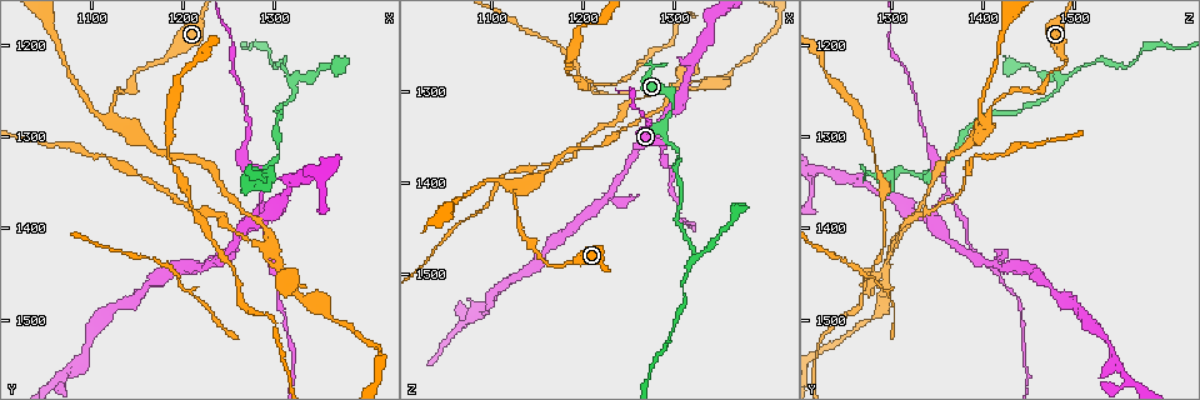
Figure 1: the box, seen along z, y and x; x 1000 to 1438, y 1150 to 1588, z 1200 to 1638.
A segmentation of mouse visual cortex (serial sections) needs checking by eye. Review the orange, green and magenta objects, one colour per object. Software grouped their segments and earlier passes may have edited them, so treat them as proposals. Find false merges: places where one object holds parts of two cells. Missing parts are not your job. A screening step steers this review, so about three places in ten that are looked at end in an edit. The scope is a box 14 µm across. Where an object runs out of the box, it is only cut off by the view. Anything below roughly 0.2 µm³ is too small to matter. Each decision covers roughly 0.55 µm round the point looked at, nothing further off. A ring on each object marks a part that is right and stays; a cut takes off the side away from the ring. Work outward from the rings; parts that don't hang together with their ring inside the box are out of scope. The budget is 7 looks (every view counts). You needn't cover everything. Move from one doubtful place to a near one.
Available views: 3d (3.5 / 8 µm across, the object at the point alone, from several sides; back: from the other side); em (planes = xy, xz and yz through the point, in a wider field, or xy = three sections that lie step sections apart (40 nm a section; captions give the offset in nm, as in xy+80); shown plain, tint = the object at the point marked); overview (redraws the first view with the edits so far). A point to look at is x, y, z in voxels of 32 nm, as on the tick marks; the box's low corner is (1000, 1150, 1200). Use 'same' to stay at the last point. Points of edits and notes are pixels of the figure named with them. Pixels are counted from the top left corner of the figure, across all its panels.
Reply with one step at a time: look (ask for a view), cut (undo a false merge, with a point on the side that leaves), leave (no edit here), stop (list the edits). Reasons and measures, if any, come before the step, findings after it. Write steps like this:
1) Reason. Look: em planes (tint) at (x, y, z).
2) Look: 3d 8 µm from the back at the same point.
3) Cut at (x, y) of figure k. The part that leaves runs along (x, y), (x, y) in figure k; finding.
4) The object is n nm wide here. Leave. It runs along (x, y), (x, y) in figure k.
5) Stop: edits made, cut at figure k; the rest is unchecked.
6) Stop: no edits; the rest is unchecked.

Sharp bend. Look: 3d 3.5 µm at (1300, 1335, 1315).

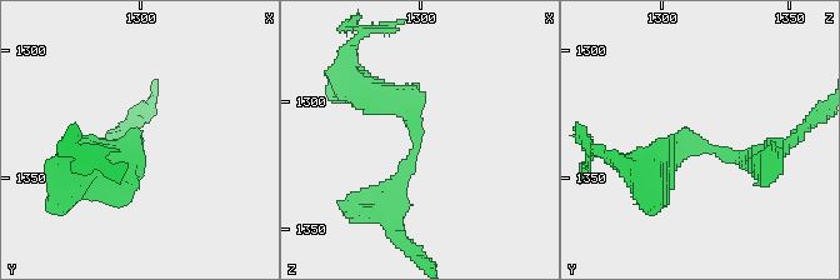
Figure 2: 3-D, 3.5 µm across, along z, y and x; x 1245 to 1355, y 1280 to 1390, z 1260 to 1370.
Look: em xy step 5 (tint) at (1299, 1338, 1313).

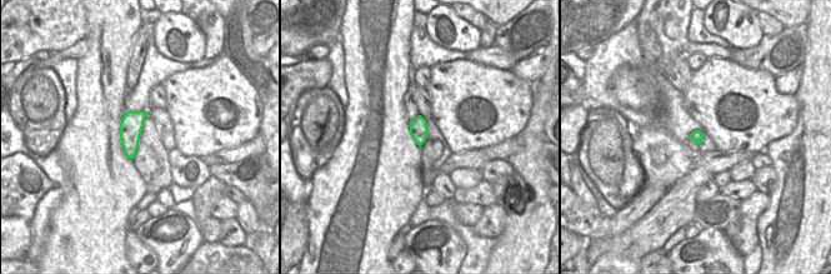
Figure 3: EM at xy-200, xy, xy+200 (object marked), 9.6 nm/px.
Leave. It runs along (364, 93), (403, 103), (418, 135), (390, 209) in figure 2; continuous, no second cell.

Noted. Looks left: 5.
Sharp bend. Look: 3d 3.5 µm at (1320, 1240, 1485).

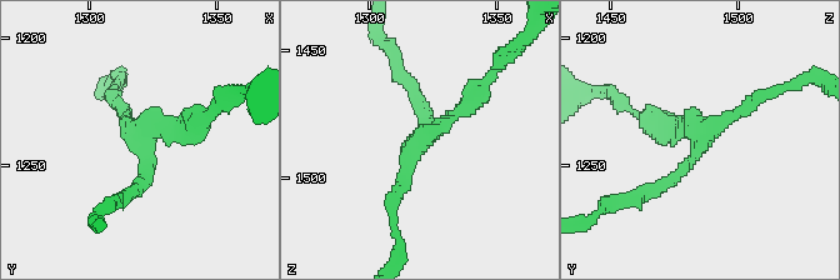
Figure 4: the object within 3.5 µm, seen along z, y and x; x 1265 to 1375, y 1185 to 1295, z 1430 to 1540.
Need the tissue. Look: em planes (tint) at (1320, 1240, 1485).

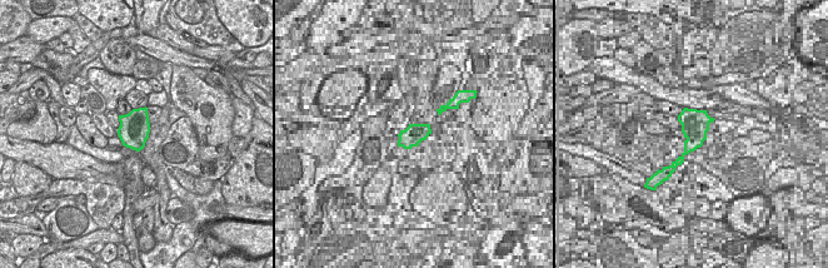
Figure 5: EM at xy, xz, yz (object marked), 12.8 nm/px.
The object is 400 nm wide here. Leave. It runs along (133, 191), (148, 173), (140, 138), (201, 119) in figure 4; continuous, no second cell.

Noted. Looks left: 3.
Arms part here. Look: 3d 3.5 µm at (1125, 1280, 1405).

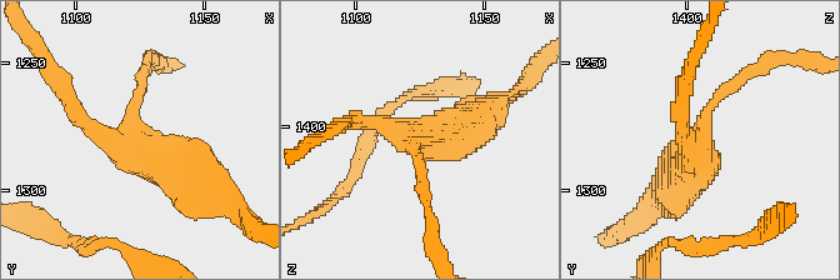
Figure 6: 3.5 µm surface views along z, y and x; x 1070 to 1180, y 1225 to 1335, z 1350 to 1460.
3 arms meet here; the arms are 150, 200, 500 nm wide; shape alone is not enough. Look: em planes (tint) at (1120, 1280, 1404).

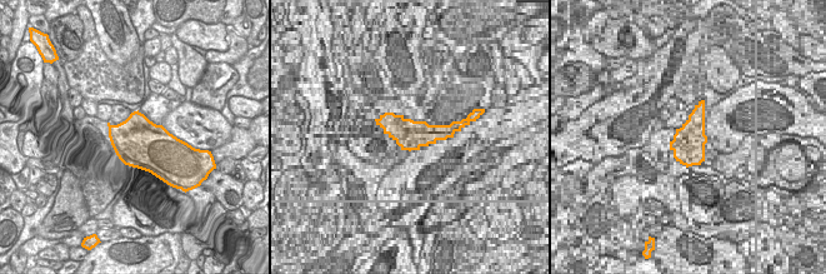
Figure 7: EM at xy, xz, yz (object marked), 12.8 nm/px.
Leave. It runs along (743, 78), (704, 116), (698, 158), (679, 178) in figure 6; continuous, no second cell.

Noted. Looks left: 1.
Stop: no edits; the rest is unchecked.

